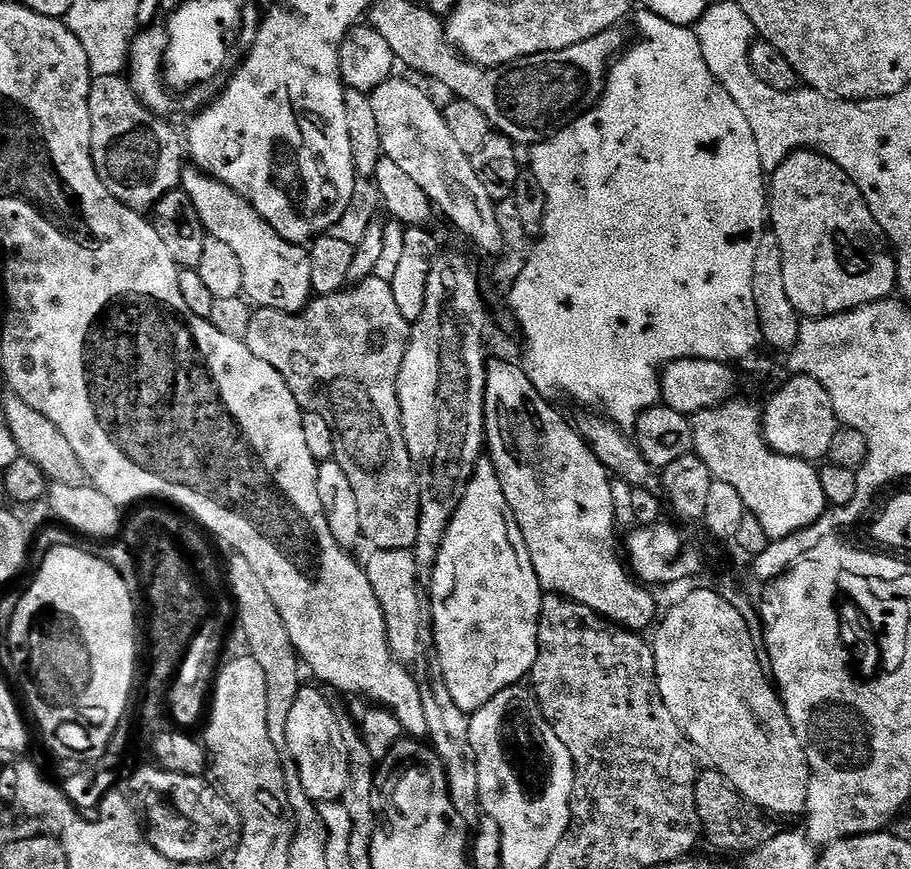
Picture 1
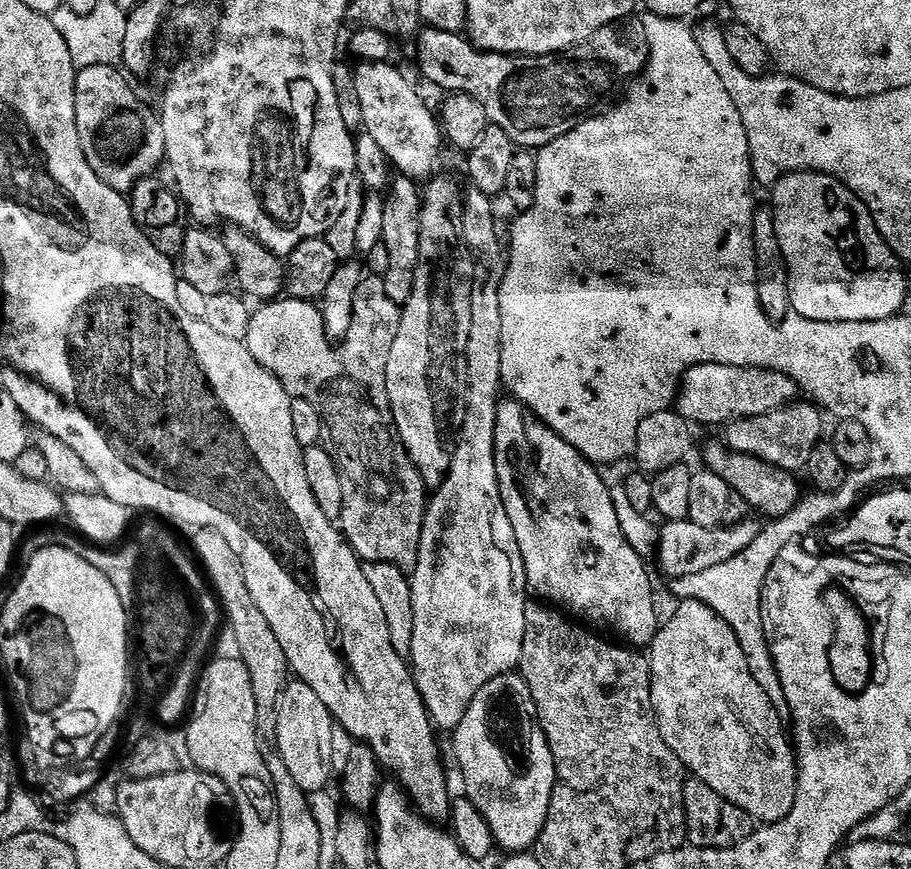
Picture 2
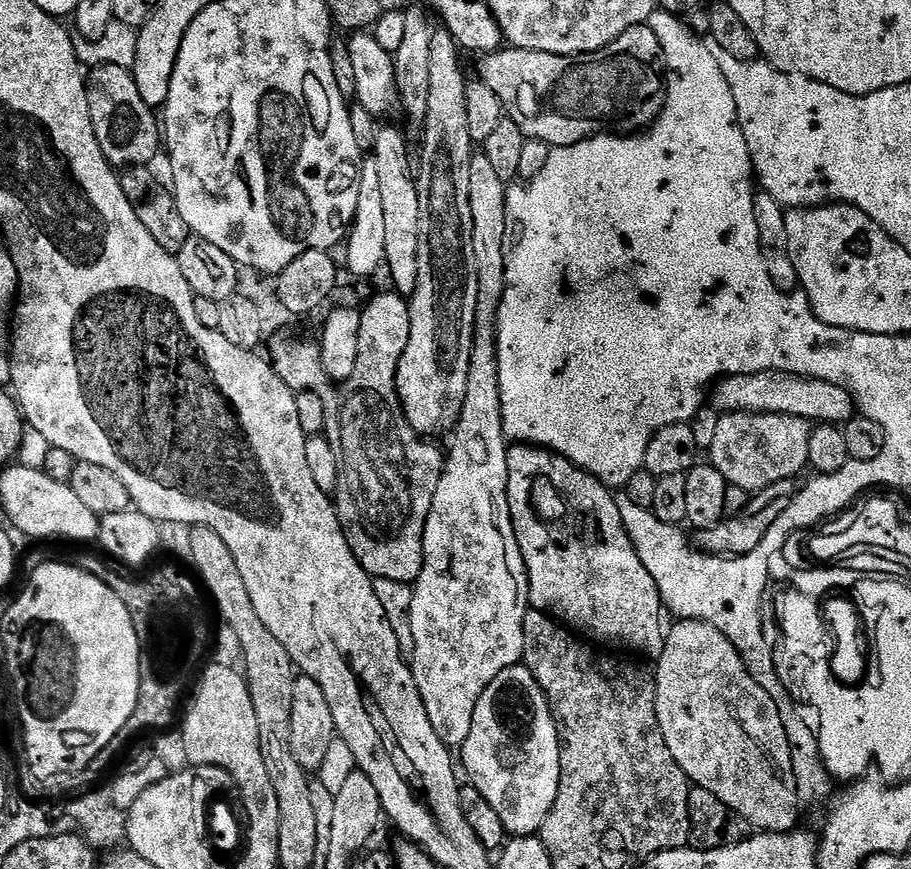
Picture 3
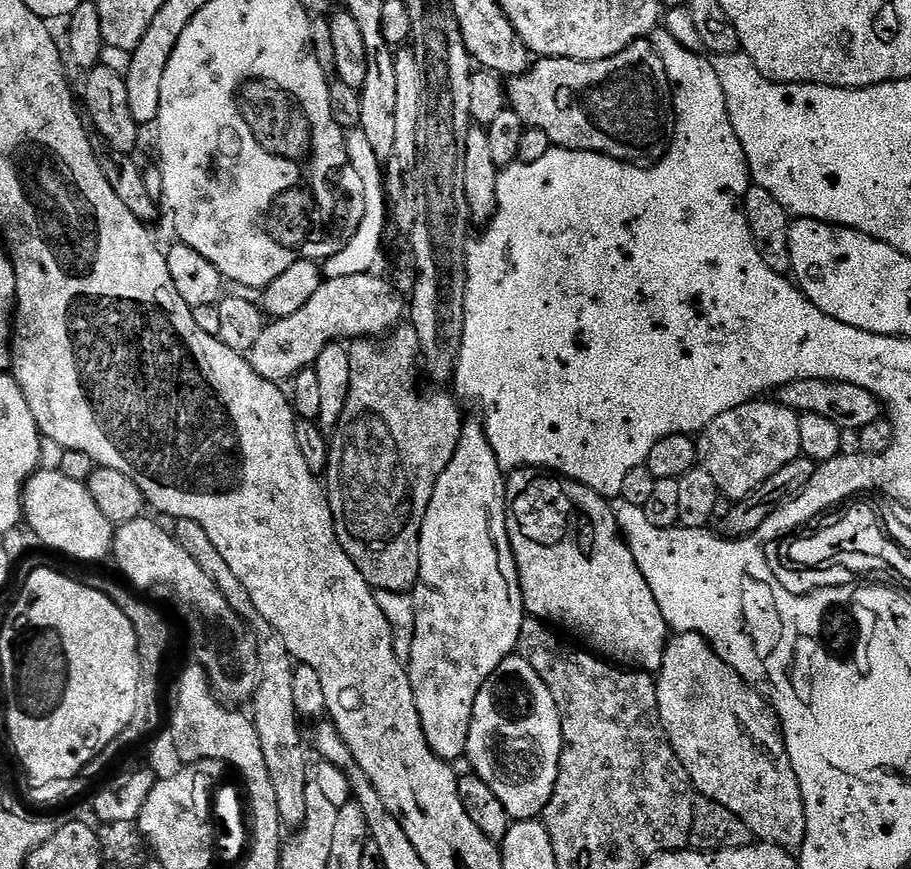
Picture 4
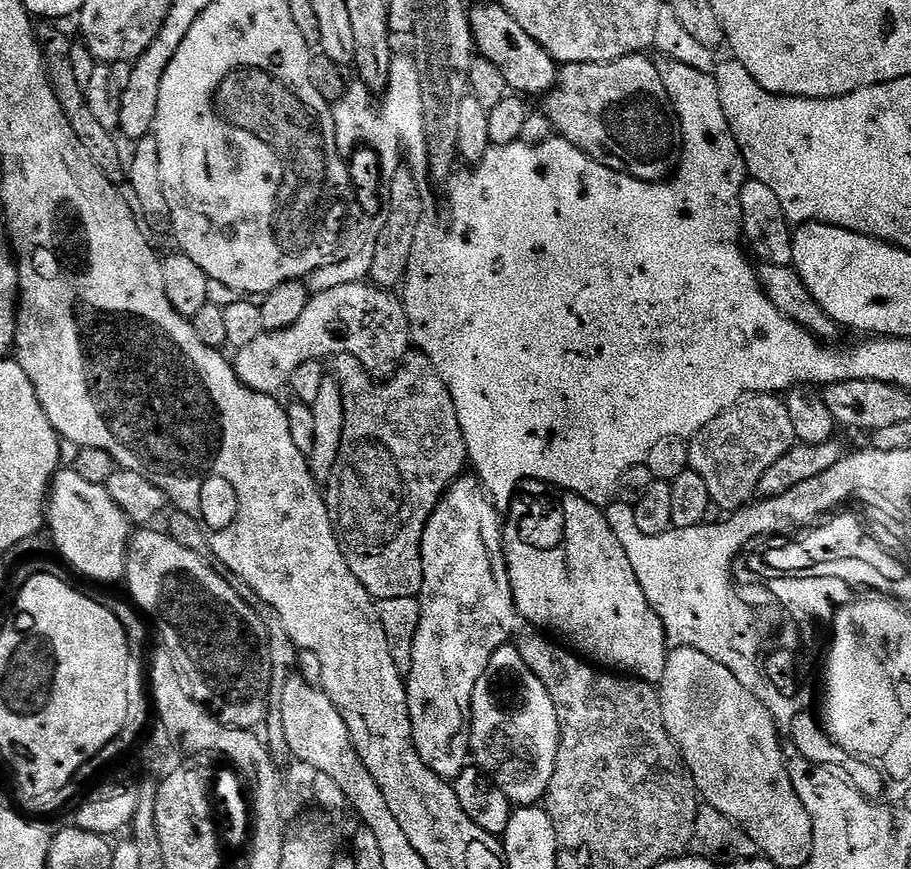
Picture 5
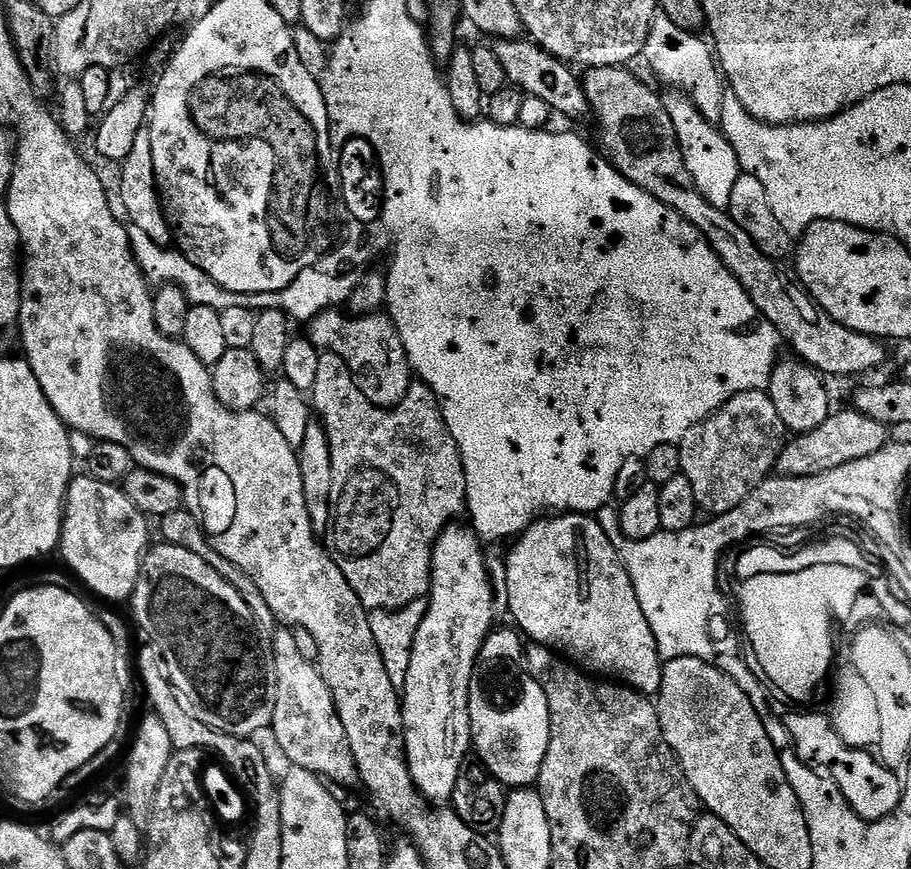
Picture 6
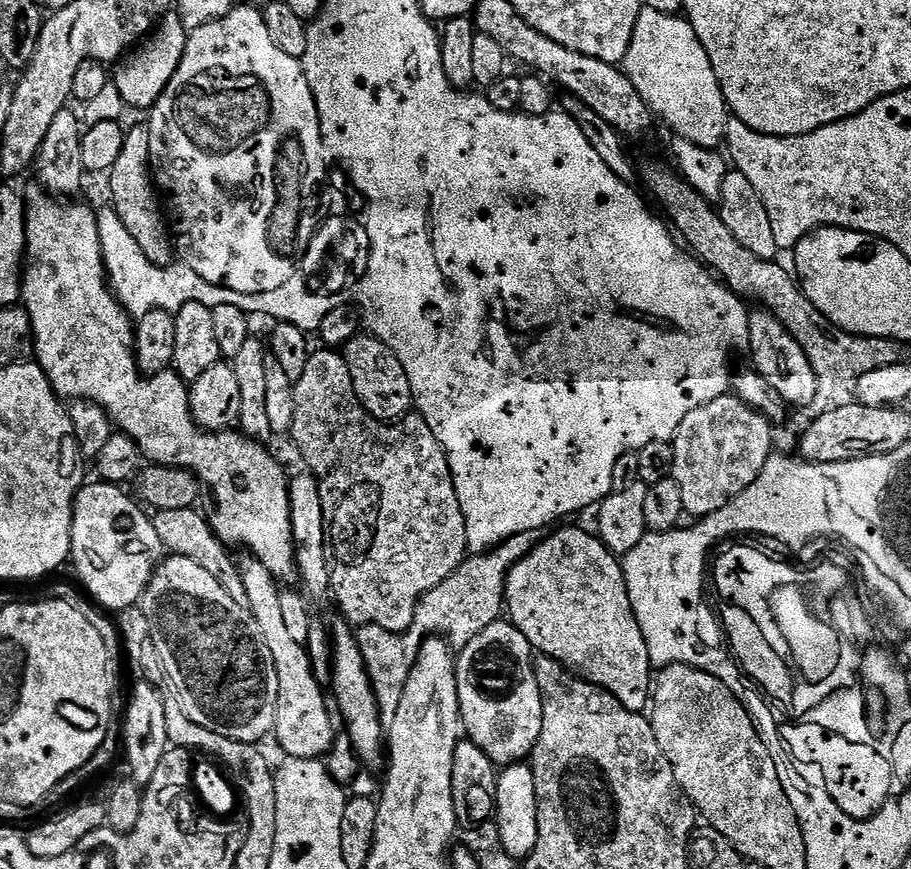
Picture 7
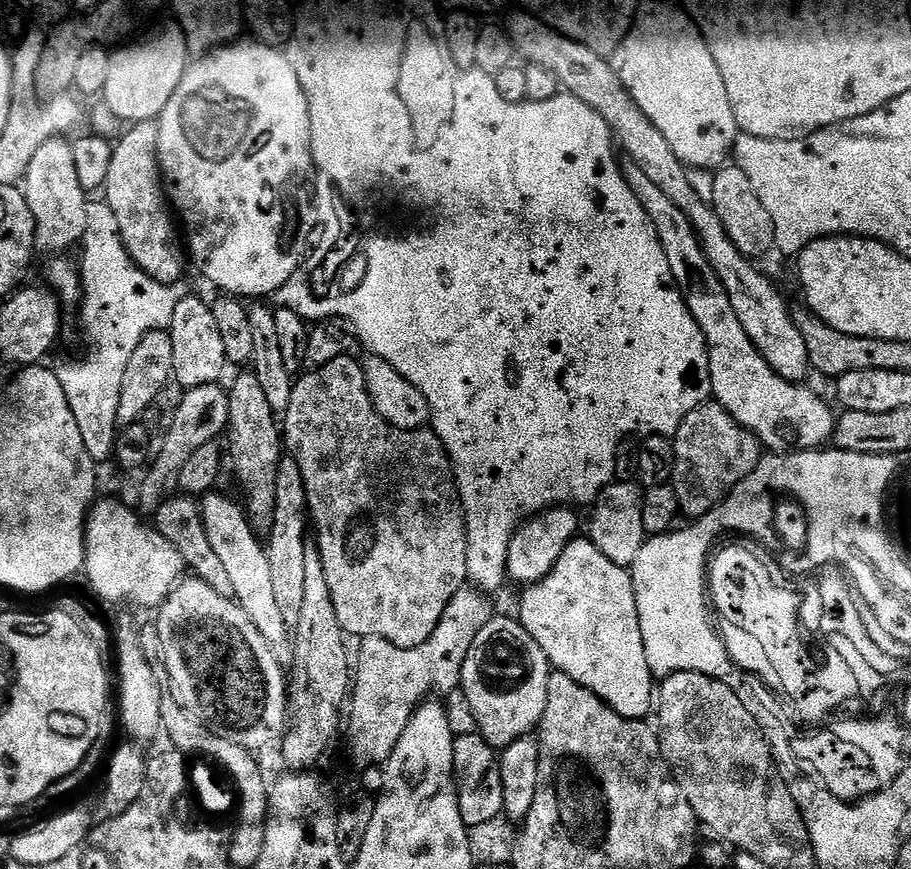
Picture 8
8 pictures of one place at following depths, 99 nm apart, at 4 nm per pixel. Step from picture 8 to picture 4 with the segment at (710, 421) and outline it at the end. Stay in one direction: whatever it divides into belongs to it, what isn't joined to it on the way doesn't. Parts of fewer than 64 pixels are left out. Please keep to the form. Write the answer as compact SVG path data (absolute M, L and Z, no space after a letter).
M757 398L749 400L748 403L738 406L734 410L726 410L714 422L705 426L703 432L698 436L698 464L714 478L714 486L718 486L721 497L735 502L744 500L751 492L756 492L766 481L778 474L782 466L790 466L790 462L801 459L802 434L798 431L798 422L801 413L795 412L792 408L782 406L772 398Z

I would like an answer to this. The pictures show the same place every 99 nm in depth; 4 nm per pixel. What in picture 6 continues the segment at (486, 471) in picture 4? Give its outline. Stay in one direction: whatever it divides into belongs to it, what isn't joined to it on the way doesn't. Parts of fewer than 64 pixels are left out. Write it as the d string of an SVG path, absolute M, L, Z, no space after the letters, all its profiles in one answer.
M456 527L445 528L432 548L432 587L426 597L428 609L422 618L422 626L418 626L418 634L414 634L410 670L406 670L406 686L402 689L404 757L408 760L416 789L429 802L451 801L460 769L469 759L472 748L472 723L468 709L470 682L480 660L480 651L496 620L498 592L492 587L492 577L488 575L488 560L480 549L482 541L471 527Z

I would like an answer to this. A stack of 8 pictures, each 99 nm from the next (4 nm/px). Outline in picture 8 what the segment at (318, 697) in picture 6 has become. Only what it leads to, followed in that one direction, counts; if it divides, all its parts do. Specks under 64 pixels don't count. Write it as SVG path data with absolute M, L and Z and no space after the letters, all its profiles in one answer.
M205 495L200 504L200 517L204 520L206 538L210 538L214 554L218 554L218 559L226 569L236 603L240 605L246 618L254 622L258 634L262 634L262 638L266 638L270 645L276 646L279 640L289 639L290 626L279 613L278 602L274 599L274 586L270 582L270 562L265 545L257 540L245 509L237 501L236 505L228 496L216 495Z

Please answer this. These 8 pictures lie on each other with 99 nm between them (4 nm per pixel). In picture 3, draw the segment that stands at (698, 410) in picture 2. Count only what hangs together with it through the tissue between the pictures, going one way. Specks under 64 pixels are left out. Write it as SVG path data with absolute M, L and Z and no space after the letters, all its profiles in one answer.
M759 372L750 376L725 377L711 389L710 404L717 408L717 413L731 414L746 412L757 416L793 416L817 424L834 424L843 426L857 415L856 401L842 386L809 376L799 376L793 372Z

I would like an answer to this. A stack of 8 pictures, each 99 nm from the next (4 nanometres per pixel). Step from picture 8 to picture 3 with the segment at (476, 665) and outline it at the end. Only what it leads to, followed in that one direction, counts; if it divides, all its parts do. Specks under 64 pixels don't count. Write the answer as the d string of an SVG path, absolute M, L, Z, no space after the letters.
M523 663L510 666L506 670L502 670L502 674L498 674L498 678L494 678L494 682L490 682L490 686L486 686L486 690L482 690L482 698L478 698L478 702L476 703L472 725L463 739L464 749L461 750L460 756L464 759L464 768L468 771L469 778L472 779L469 780L471 787L476 788L478 794L482 794L482 798L486 798L486 802L490 802L490 806L494 806L494 810L498 810L498 818L502 818L502 826L508 832L509 837L537 835L540 831L540 827L546 822L546 818L550 814L554 802L558 798L561 742L560 730L556 727L556 719L552 716L548 699L544 696L544 692L538 686L538 682L529 668L525 668Z

